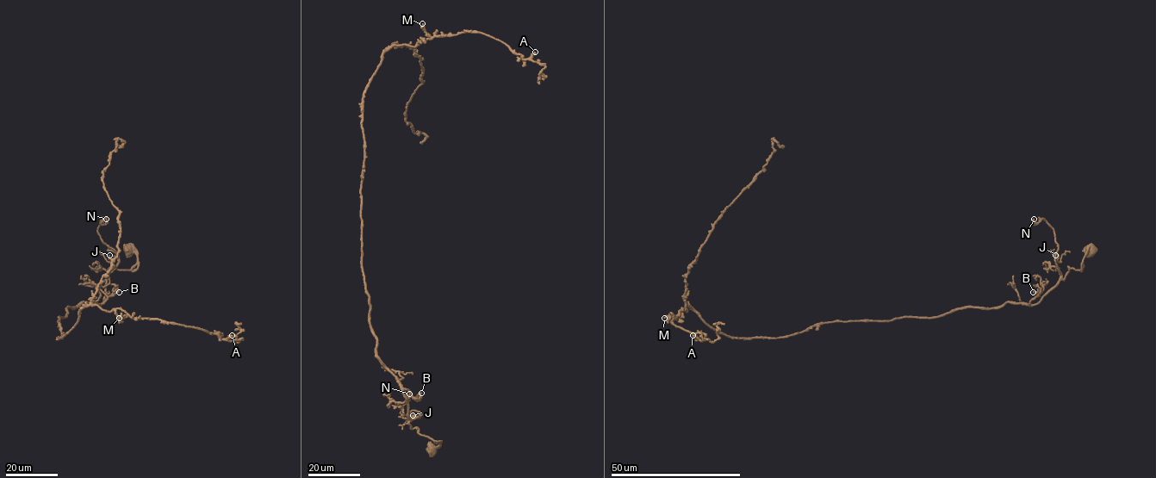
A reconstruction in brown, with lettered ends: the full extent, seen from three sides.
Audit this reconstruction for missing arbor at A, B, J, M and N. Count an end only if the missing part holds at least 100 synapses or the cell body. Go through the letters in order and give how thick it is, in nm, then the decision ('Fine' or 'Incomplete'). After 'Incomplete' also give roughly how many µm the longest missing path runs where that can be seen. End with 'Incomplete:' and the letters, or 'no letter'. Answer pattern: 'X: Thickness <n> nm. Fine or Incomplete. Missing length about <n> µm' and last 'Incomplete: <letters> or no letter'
A: Thickness 280 nm. Incomplete. Missing length about 40 µm
B: Thickness 170 nm. Fine
J: Thickness 190 nm. Fine
M: Thickness 280 nm. Fine
N: Thickness 130 nm. Fine
Incomplete: A

